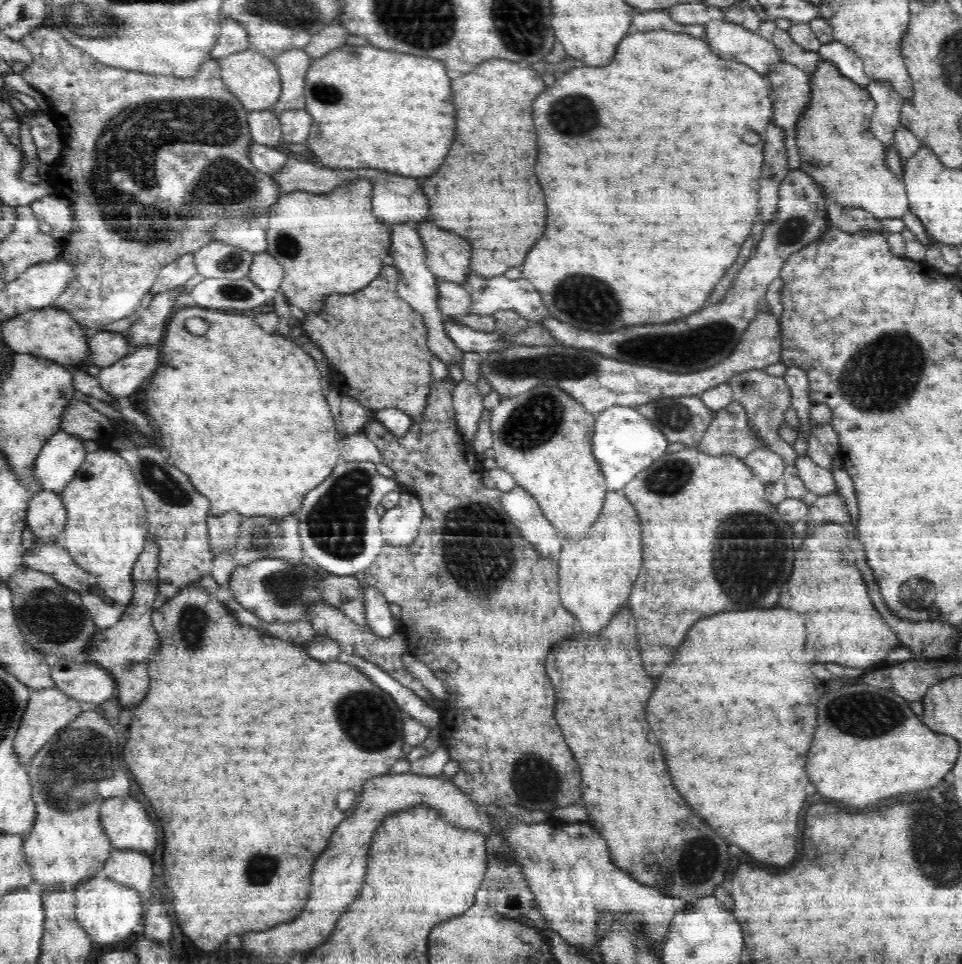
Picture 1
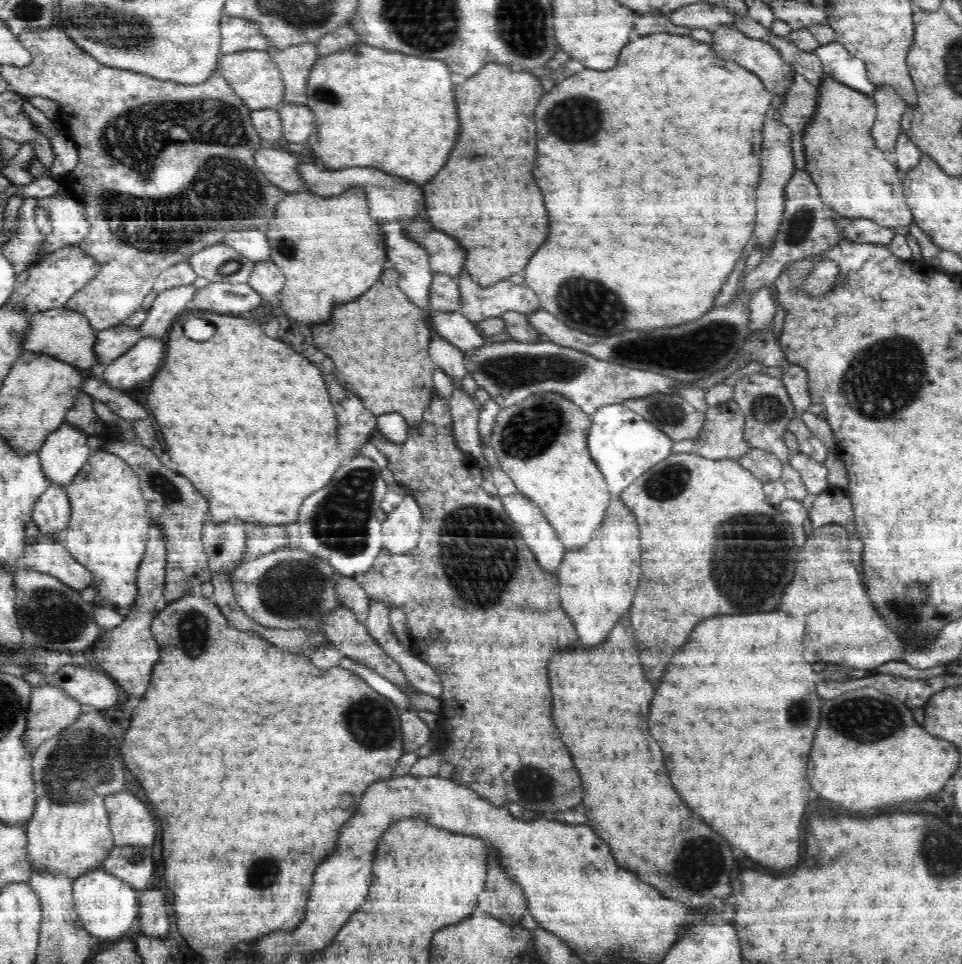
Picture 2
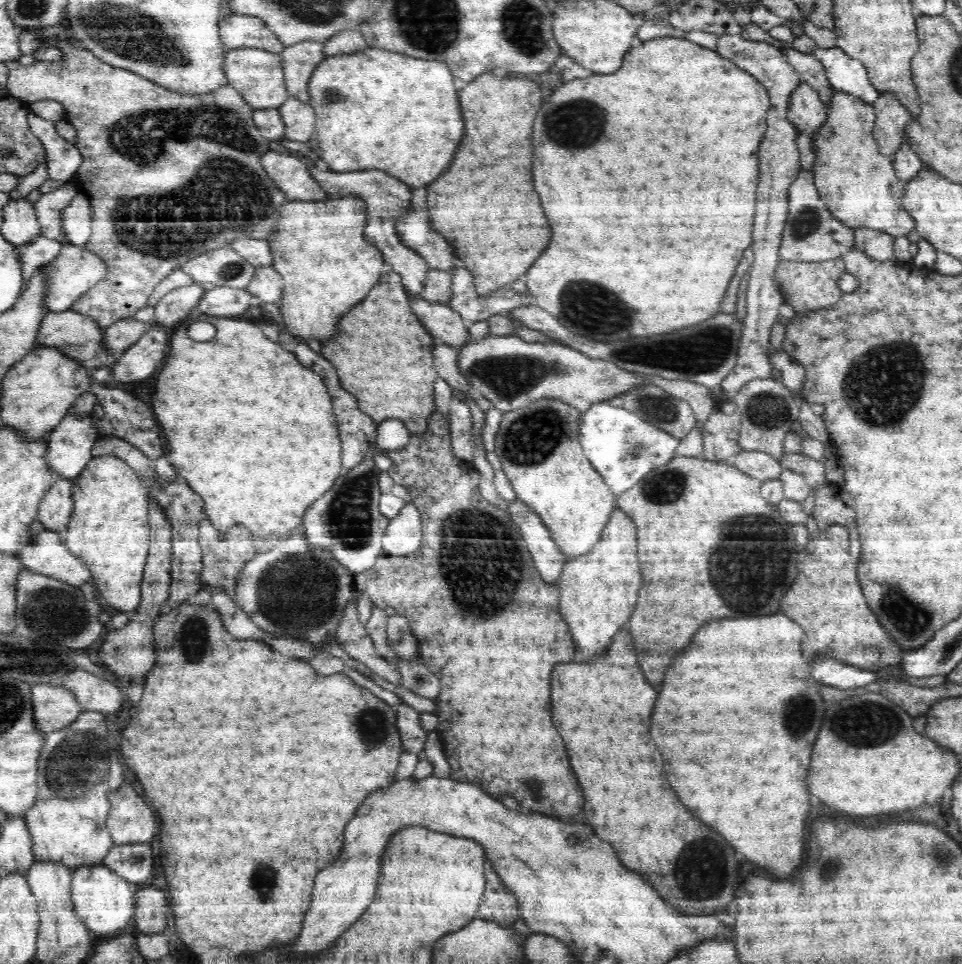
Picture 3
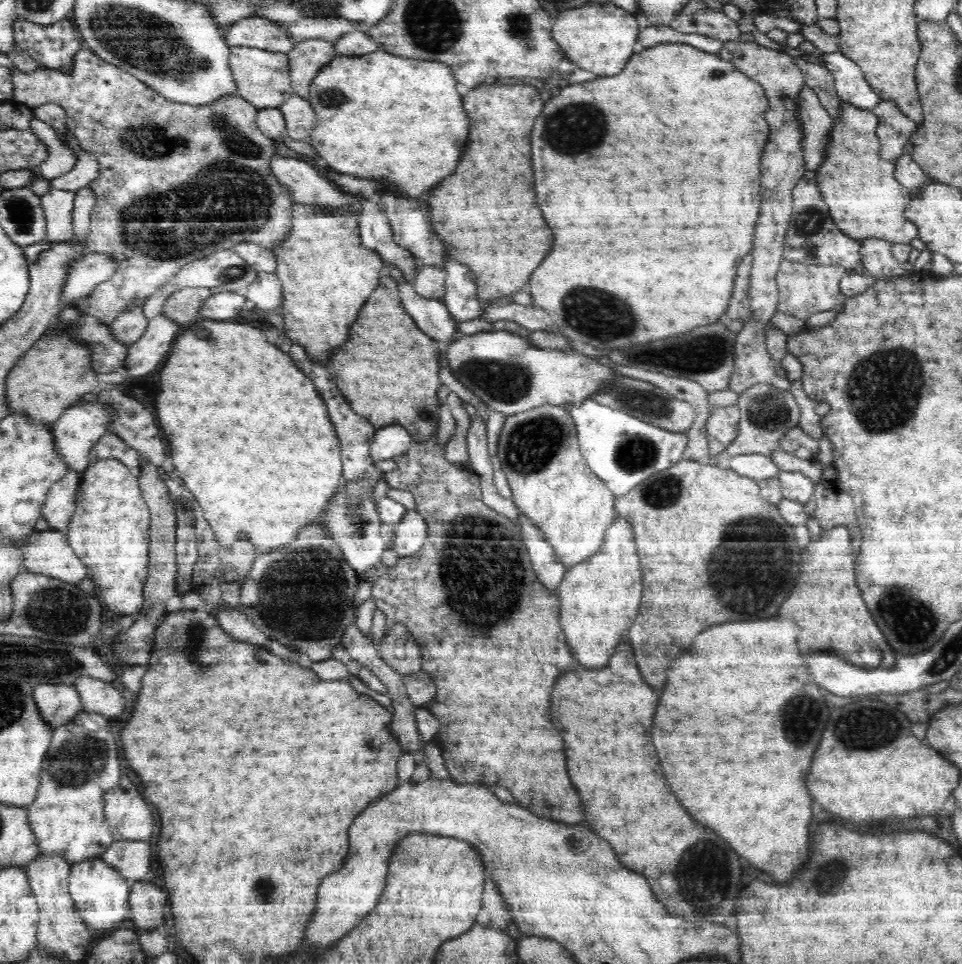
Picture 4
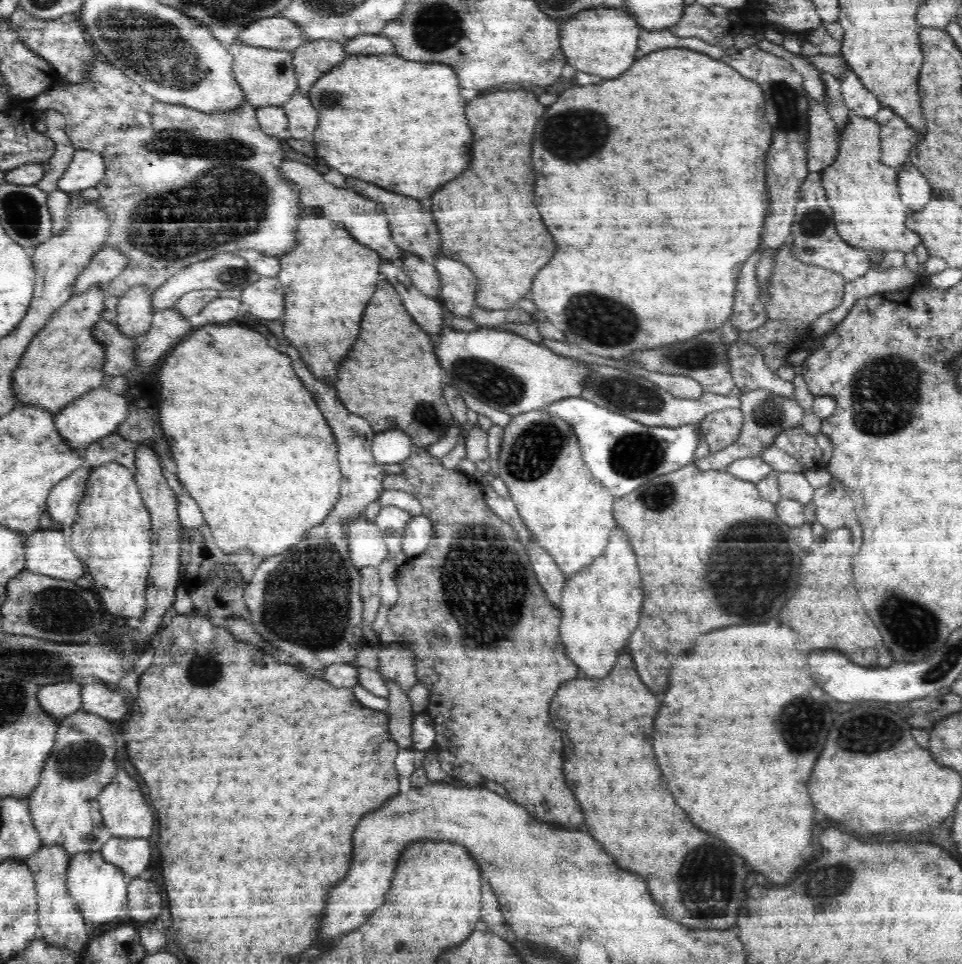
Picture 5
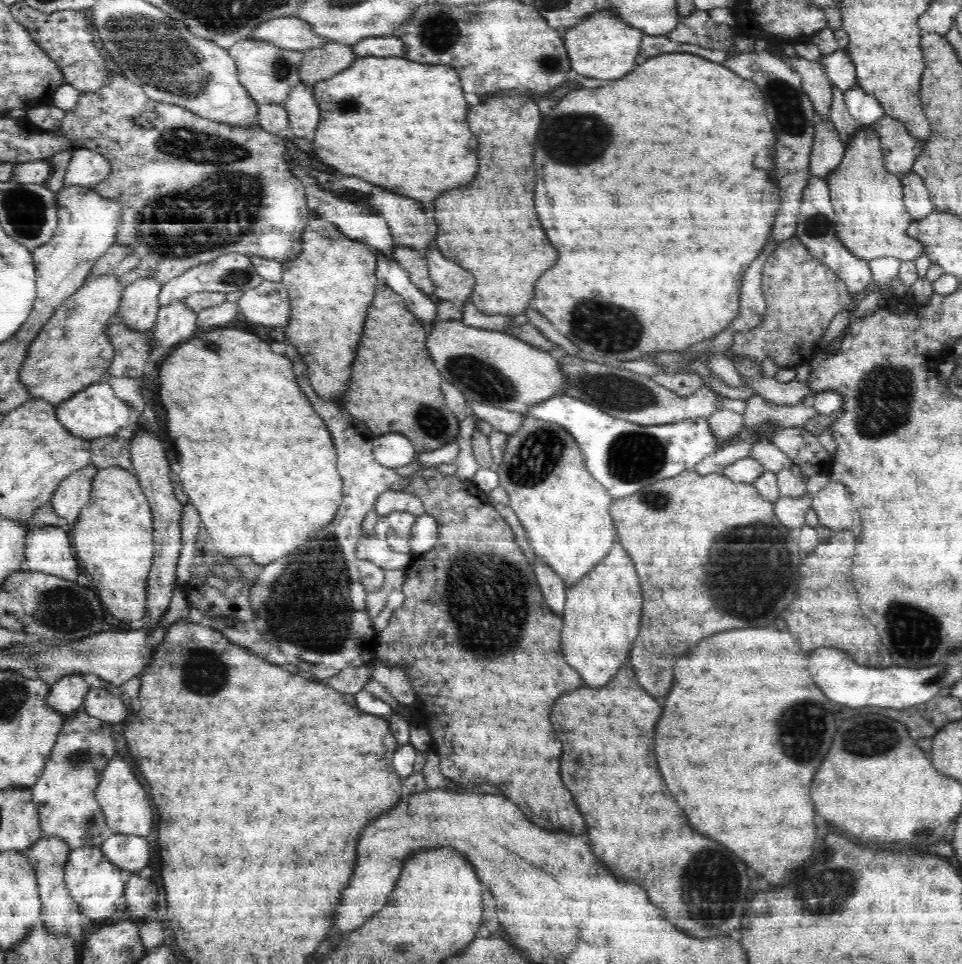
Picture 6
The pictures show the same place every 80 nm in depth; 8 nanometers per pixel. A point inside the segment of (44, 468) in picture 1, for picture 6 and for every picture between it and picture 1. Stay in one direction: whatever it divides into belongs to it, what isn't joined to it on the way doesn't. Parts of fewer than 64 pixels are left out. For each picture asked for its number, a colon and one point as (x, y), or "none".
2: (65, 451)
3: (68, 449)
4: (83, 423)
5: (84, 421)
6: (96, 411)

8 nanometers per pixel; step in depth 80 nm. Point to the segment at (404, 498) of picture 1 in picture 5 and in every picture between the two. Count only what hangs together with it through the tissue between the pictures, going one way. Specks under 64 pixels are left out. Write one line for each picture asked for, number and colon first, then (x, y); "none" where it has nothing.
2: (401, 529)
3: (403, 536)
4: (410, 533)
5: (416, 537)

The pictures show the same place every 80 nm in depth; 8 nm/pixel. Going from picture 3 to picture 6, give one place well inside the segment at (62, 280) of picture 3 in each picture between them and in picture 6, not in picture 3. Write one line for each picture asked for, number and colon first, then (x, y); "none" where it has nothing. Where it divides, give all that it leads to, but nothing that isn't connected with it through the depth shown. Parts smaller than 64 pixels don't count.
4: (91, 269)
5: (106, 264)
6: (118, 260)

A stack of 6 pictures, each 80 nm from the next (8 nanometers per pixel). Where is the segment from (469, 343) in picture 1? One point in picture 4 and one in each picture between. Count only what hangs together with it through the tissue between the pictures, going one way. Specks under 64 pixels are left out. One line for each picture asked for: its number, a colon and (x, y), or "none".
2: (454, 327)
3: (440, 320)
4: (431, 315)

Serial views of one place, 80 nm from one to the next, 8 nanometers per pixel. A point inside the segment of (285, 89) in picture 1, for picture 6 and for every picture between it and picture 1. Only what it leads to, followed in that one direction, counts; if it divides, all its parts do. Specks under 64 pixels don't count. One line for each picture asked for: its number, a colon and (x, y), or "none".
2: (294, 63)
3: (298, 62)
4: (307, 57)
5: (310, 60)
6: (320, 63)

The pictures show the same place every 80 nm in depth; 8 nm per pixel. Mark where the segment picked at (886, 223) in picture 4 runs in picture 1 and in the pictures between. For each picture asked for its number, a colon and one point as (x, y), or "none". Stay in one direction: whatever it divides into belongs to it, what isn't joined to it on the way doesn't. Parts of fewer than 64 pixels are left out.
1: (838, 150)
2: (856, 179)
3: (858, 185)

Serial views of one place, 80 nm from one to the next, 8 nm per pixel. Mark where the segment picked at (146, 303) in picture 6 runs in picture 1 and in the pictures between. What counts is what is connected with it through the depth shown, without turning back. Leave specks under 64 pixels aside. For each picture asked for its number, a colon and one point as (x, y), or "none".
1: (106, 348)
2: (111, 343)
3: (120, 336)
4: (131, 324)
5: (135, 312)

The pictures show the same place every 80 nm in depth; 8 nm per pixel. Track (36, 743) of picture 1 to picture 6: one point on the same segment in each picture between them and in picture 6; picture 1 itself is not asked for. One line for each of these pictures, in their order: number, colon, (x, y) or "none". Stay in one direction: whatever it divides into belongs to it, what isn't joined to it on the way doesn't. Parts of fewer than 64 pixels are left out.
2: (51, 709)
3: (54, 708)
4: (58, 703)
5: (59, 700)
6: (67, 694)

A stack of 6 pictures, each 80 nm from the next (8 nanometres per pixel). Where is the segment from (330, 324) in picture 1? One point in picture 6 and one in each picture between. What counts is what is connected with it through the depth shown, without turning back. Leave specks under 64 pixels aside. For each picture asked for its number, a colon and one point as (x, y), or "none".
2: (381, 351)
3: (383, 354)
4: (388, 371)
5: (395, 380)
6: (395, 387)

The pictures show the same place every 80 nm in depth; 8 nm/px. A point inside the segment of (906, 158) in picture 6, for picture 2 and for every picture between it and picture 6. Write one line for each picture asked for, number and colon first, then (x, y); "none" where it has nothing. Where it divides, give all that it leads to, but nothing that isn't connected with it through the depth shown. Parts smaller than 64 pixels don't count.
2: (890, 108)
3: (892, 117)
4: (894, 129)
5: (898, 138)

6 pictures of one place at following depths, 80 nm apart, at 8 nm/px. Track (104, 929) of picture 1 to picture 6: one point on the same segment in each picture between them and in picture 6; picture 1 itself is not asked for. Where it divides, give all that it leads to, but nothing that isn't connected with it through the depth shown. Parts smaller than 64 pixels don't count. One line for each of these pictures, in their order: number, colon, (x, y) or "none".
2: (107, 907)
3: (104, 902)
4: (100, 893)
5: (99, 886)
6: (97, 884)

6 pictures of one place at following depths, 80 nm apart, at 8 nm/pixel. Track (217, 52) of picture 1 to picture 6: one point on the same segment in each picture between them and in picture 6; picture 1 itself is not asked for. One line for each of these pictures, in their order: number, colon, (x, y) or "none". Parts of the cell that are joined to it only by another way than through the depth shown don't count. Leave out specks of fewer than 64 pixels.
2: (237, 35)
3: (236, 31)
4: (256, 32)
5: (276, 33)
6: (289, 32)

